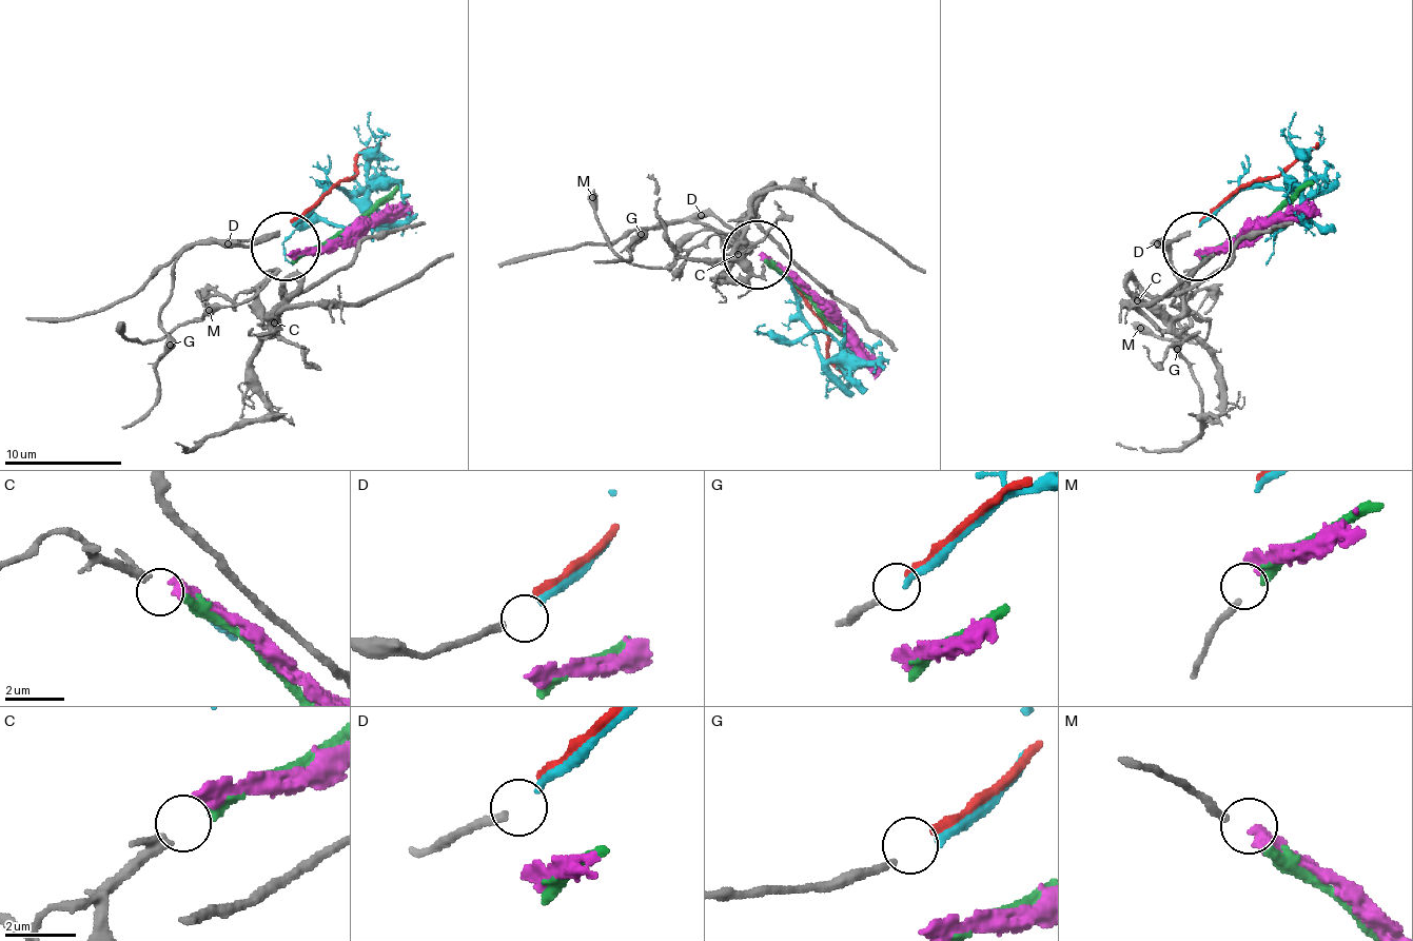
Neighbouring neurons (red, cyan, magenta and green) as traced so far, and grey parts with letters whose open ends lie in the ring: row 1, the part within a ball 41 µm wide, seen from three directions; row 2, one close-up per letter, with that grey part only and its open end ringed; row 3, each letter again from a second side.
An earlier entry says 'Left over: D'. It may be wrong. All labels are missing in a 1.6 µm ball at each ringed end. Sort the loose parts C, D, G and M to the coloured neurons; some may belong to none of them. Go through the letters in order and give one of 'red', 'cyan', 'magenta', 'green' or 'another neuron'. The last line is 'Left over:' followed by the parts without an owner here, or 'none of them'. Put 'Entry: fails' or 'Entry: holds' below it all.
C: green
D: cyan
G: red
M: another neuron
Left over: M
Entry: fails

